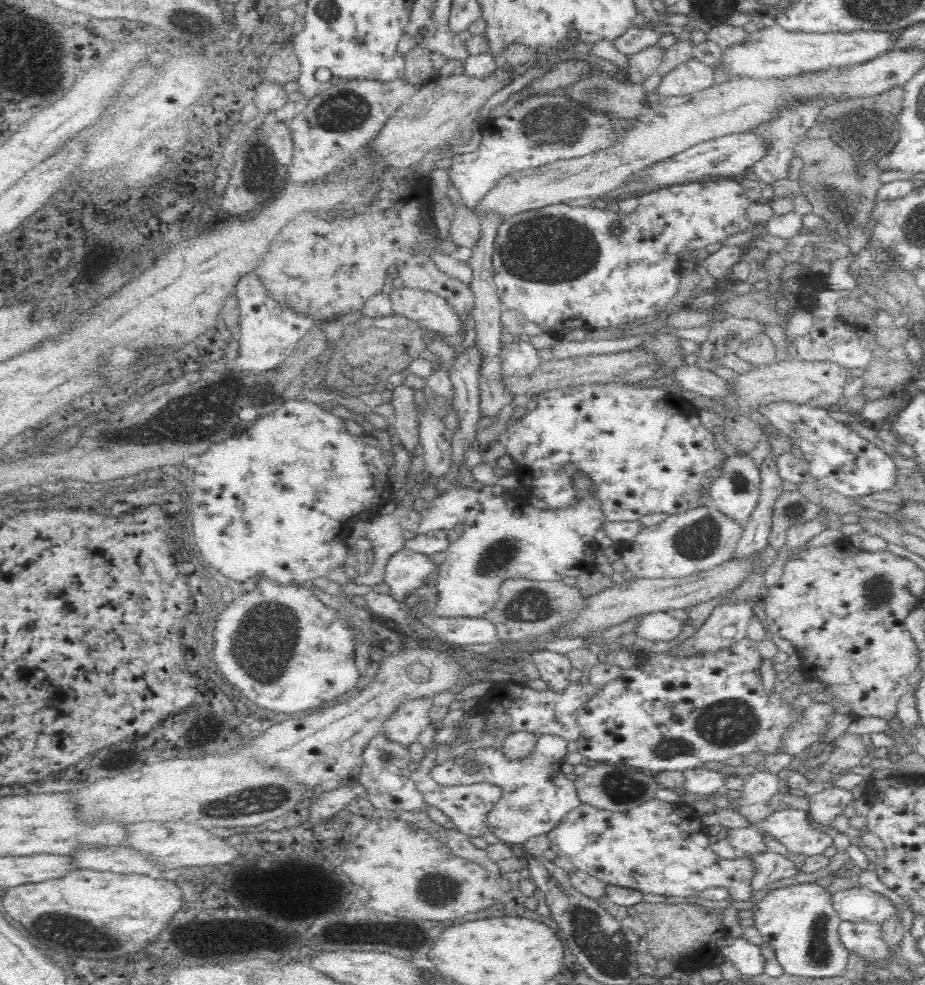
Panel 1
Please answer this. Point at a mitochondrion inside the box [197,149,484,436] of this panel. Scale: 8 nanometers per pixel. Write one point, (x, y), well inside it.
(261, 178)

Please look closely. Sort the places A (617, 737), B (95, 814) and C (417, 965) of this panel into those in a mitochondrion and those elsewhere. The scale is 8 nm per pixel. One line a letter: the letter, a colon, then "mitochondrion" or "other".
A: other
B: mitochondrion
C: other

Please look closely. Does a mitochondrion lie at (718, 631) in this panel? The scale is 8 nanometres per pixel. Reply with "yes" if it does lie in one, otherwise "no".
no

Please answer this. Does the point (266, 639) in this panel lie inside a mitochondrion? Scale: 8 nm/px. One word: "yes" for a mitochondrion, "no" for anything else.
yes

